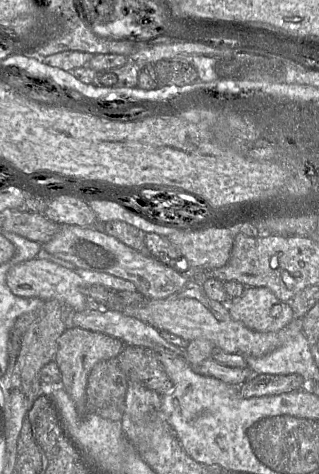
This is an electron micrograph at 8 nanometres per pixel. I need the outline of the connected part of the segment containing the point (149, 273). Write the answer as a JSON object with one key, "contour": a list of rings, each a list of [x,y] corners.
{"contour":[[[61,225],[53,238],[42,245],[50,254],[71,262],[78,268],[108,273],[132,282],[146,299],[164,299],[179,291],[188,282],[188,278],[174,267],[152,256],[145,256],[94,227]]]}

